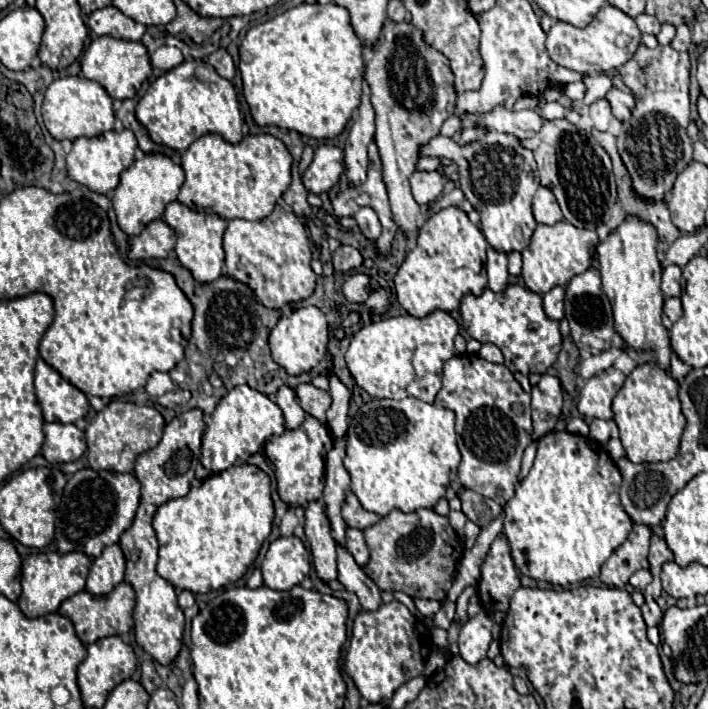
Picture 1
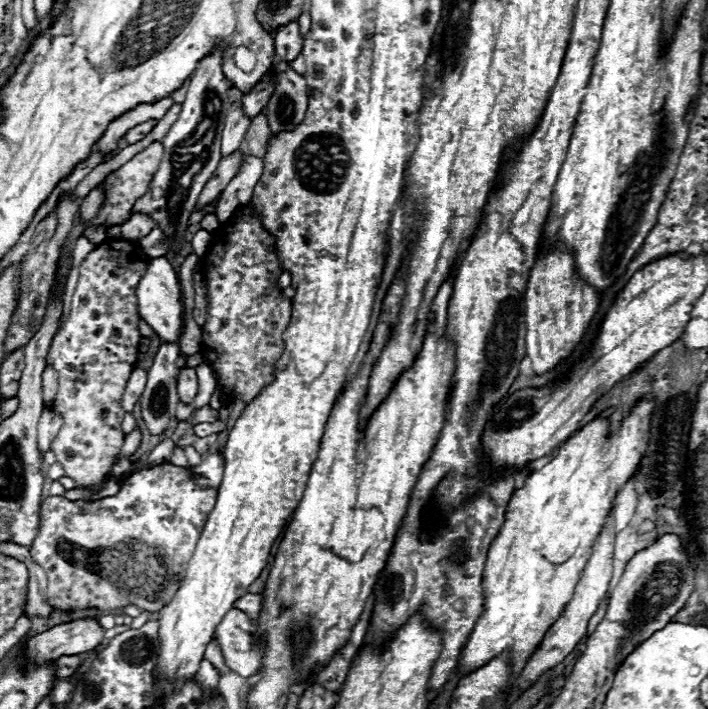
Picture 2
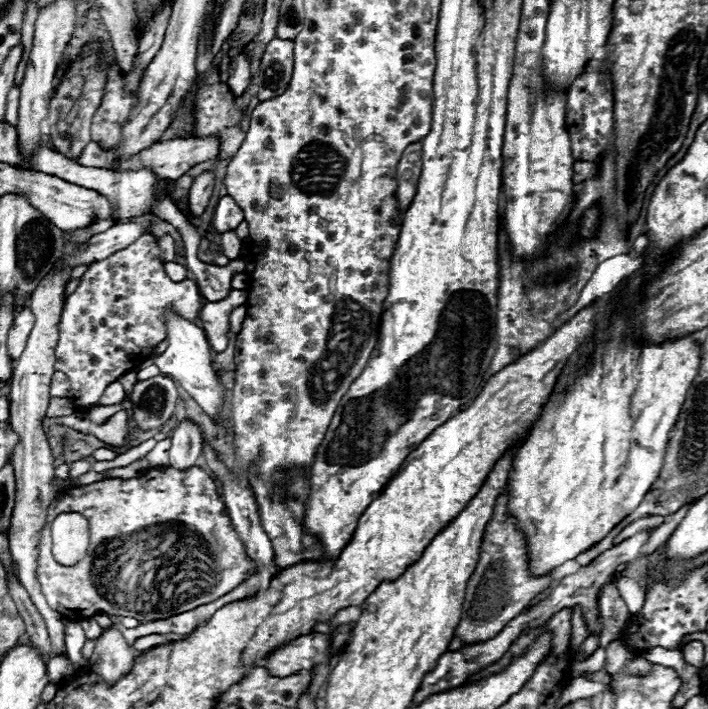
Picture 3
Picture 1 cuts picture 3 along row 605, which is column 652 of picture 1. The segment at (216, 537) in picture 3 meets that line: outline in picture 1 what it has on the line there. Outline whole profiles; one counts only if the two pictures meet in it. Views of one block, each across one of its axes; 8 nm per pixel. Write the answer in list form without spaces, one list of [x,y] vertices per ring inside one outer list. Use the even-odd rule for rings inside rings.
[[[640,44],[636,54],[618,70],[618,74],[636,98],[632,118],[624,122],[624,128],[616,138],[622,162],[632,180],[634,196],[650,202],[666,200],[676,174],[684,172],[684,166],[692,160],[692,142],[686,134],[690,124],[690,52],[678,52],[670,44],[658,44],[656,48]]]

